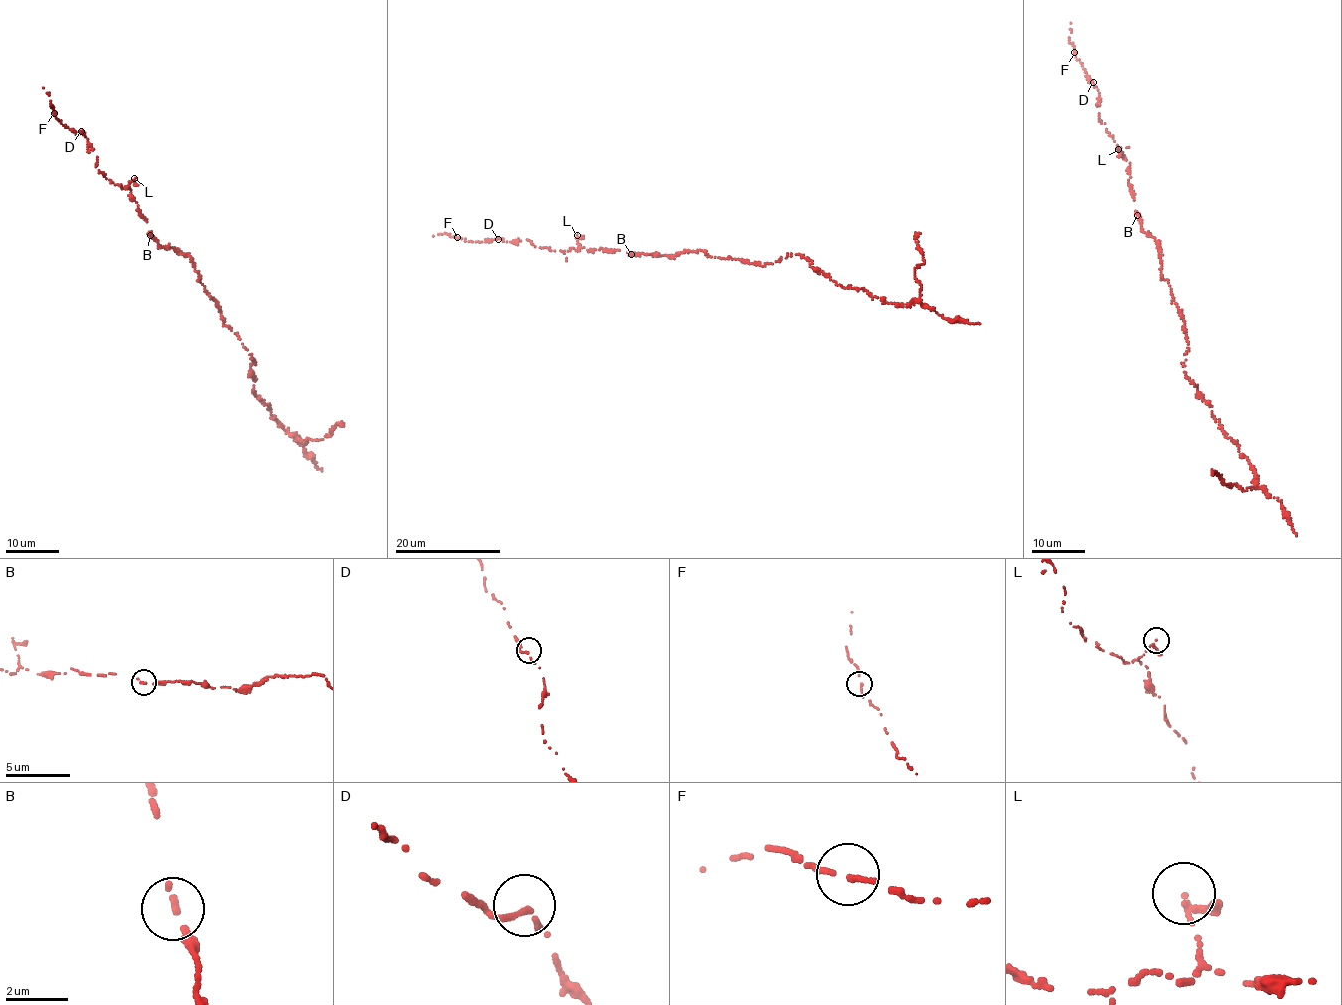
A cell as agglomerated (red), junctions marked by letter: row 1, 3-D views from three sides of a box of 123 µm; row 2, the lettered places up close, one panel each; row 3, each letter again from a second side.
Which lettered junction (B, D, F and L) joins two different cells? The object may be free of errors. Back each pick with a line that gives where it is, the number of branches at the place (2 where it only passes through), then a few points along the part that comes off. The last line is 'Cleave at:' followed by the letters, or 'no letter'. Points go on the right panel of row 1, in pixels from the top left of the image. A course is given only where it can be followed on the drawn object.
Cleave at: no letter

